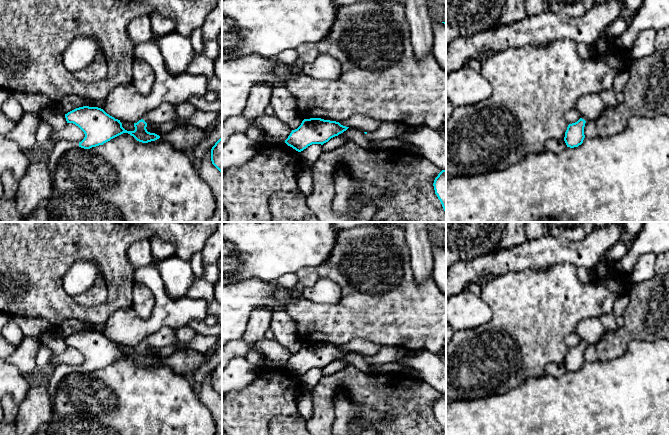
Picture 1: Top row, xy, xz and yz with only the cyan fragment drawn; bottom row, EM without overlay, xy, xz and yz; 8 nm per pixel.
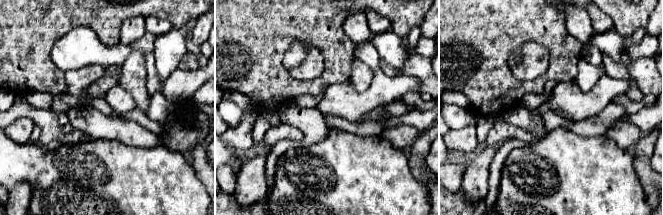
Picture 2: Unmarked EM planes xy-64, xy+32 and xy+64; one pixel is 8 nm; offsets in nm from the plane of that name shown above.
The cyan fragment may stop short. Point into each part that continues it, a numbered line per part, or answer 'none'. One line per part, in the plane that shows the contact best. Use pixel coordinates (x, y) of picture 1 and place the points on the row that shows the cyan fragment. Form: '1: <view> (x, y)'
1: xy (165, 112)

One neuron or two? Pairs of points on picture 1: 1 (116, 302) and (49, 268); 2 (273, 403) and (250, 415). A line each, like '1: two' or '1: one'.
1: one
2: one

